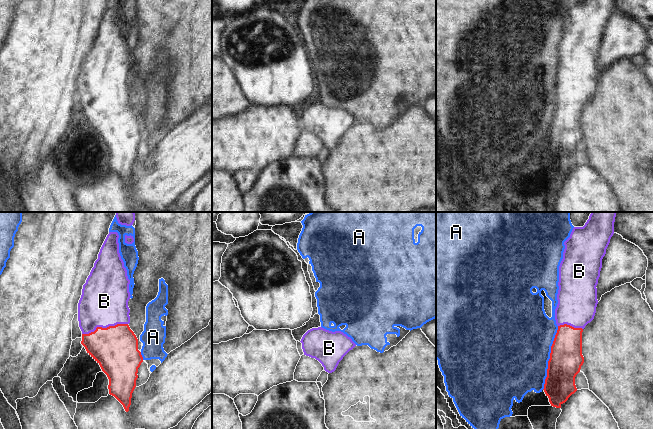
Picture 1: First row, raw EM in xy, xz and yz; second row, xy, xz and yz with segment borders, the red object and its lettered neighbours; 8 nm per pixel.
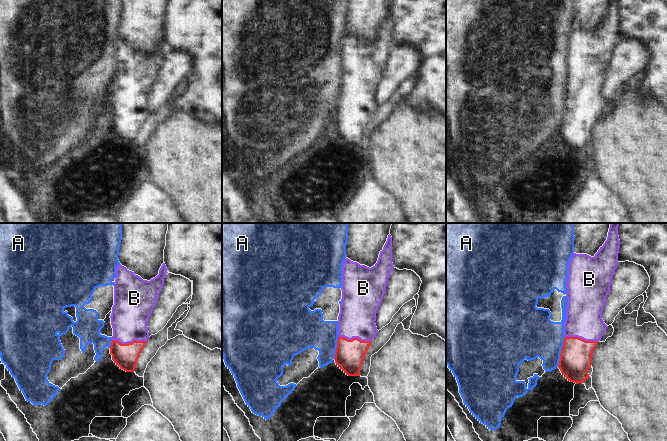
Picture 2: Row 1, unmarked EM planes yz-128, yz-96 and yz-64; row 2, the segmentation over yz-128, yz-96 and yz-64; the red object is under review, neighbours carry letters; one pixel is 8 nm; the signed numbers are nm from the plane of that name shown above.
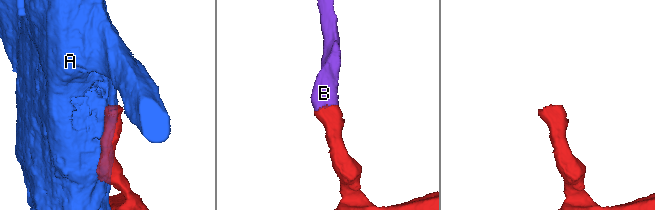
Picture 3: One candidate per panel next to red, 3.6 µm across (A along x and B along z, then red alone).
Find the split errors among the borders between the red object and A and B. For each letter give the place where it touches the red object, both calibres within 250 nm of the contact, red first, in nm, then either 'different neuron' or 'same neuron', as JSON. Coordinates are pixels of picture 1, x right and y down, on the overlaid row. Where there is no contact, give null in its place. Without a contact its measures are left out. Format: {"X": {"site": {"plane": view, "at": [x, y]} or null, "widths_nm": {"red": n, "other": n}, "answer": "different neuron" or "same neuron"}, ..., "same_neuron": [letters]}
{"A": {"site": {"plane": "yz", "at": [550, 358]}, "widths_nm": {"red": 260, "other": 480}, "answer": "different neuron"}, "B": {"site": {"plane": "xy", "at": [104, 328]}, "widths_nm": {"red": 360, "other": 380}, "answer": "same neuron"}, "same_neuron": ["B"]}

